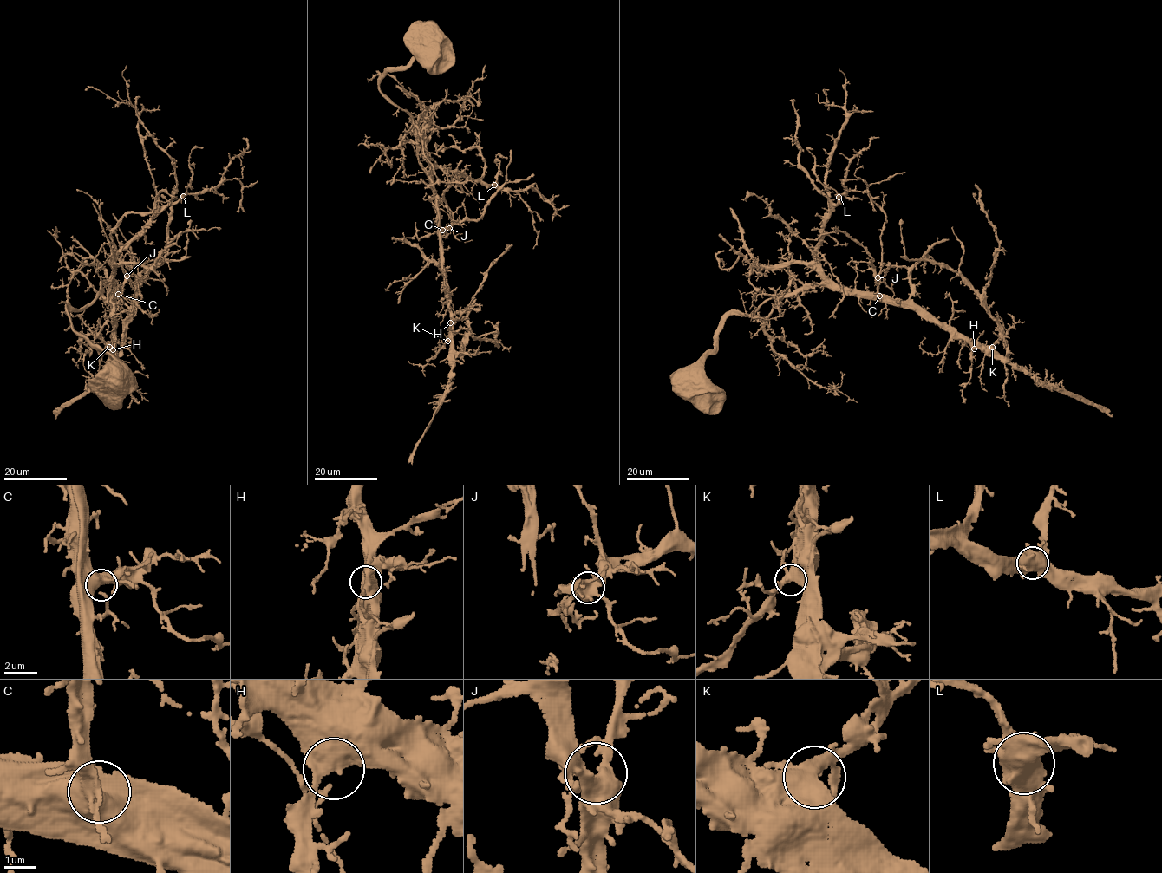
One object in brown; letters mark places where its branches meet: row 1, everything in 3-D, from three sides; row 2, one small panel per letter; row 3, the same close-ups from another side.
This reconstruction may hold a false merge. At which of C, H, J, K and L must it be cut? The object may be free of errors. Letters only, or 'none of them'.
none of them

